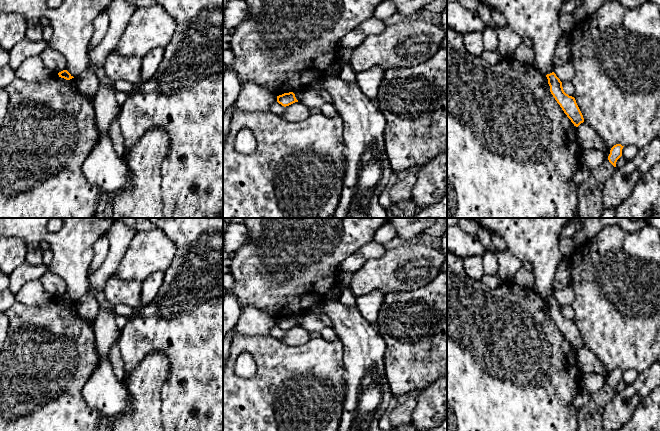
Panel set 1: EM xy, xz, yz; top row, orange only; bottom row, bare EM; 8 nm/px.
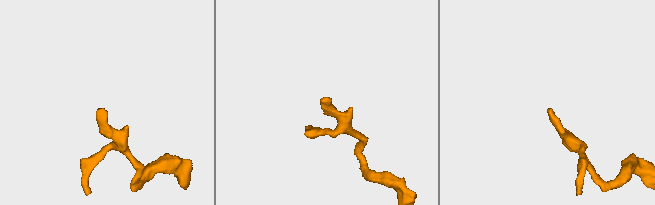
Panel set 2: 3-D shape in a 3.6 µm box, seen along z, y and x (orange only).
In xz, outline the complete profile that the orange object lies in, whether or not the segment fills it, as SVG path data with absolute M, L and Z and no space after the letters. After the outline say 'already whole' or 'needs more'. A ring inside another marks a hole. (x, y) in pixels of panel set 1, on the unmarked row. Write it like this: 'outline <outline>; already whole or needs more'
outline M289 316L277 320L277 326L282 330L286 331L295 326L298 326L298 324L296 323L295 318L293 316Z; already whole

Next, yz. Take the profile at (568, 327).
outline M554 296L547 298L546 301L548 303L551 318L574 350L578 351L584 346L584 342L575 322L564 316L562 306Z; already whole

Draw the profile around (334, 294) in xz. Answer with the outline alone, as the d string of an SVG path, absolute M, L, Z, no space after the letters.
M338 283L335 287L333 287L326 296L326 301L336 301L339 300L341 294L342 286Z

